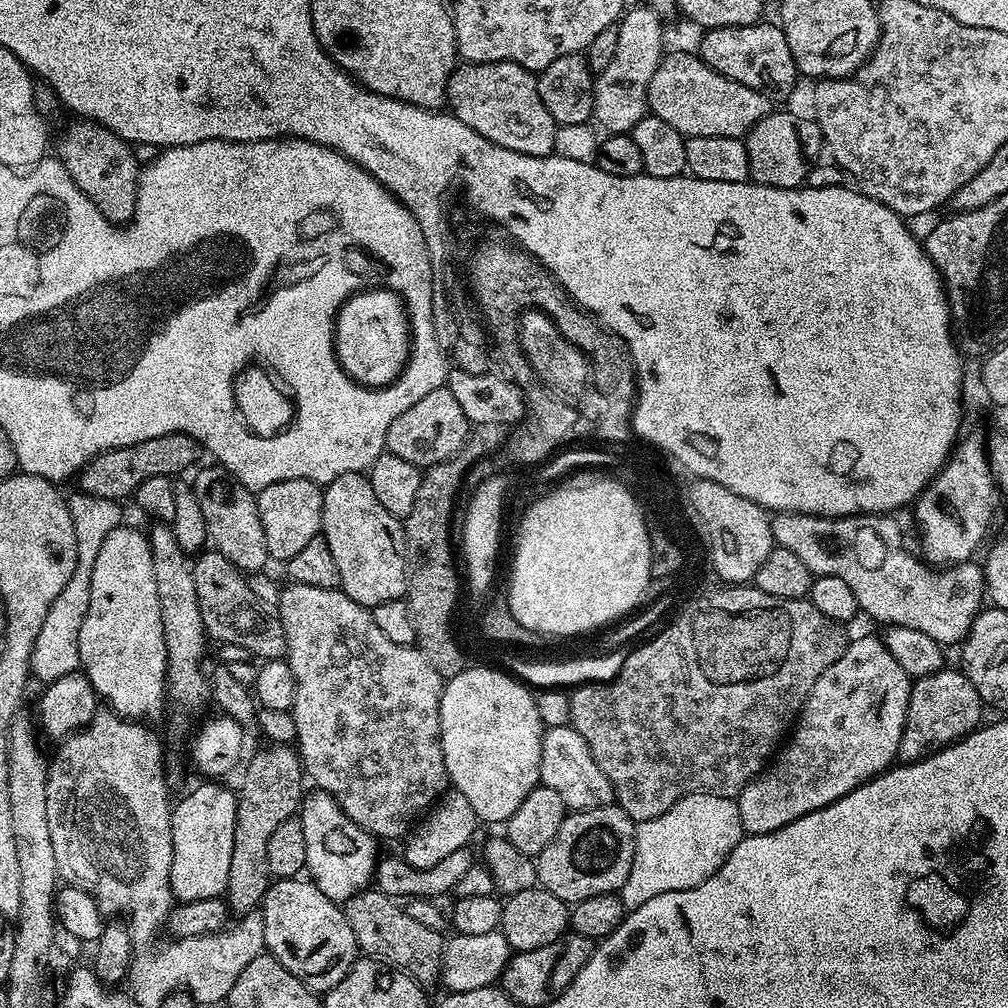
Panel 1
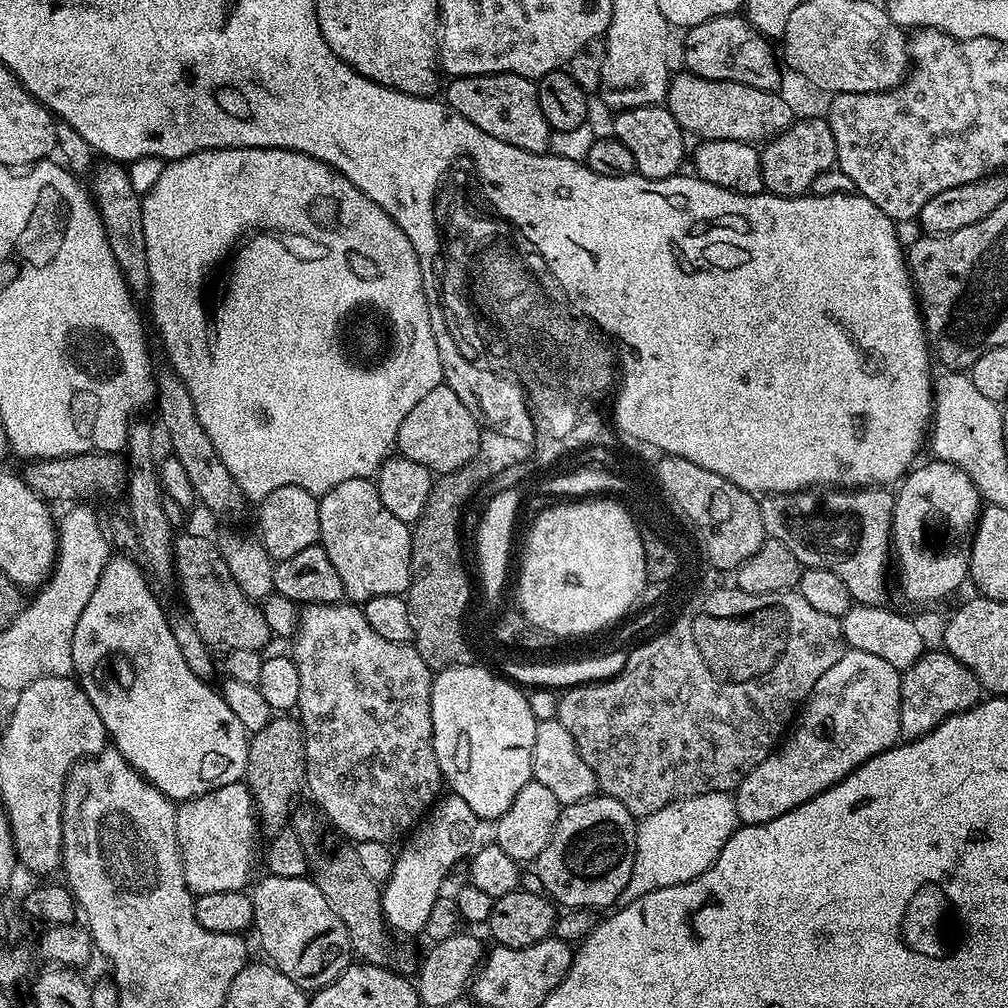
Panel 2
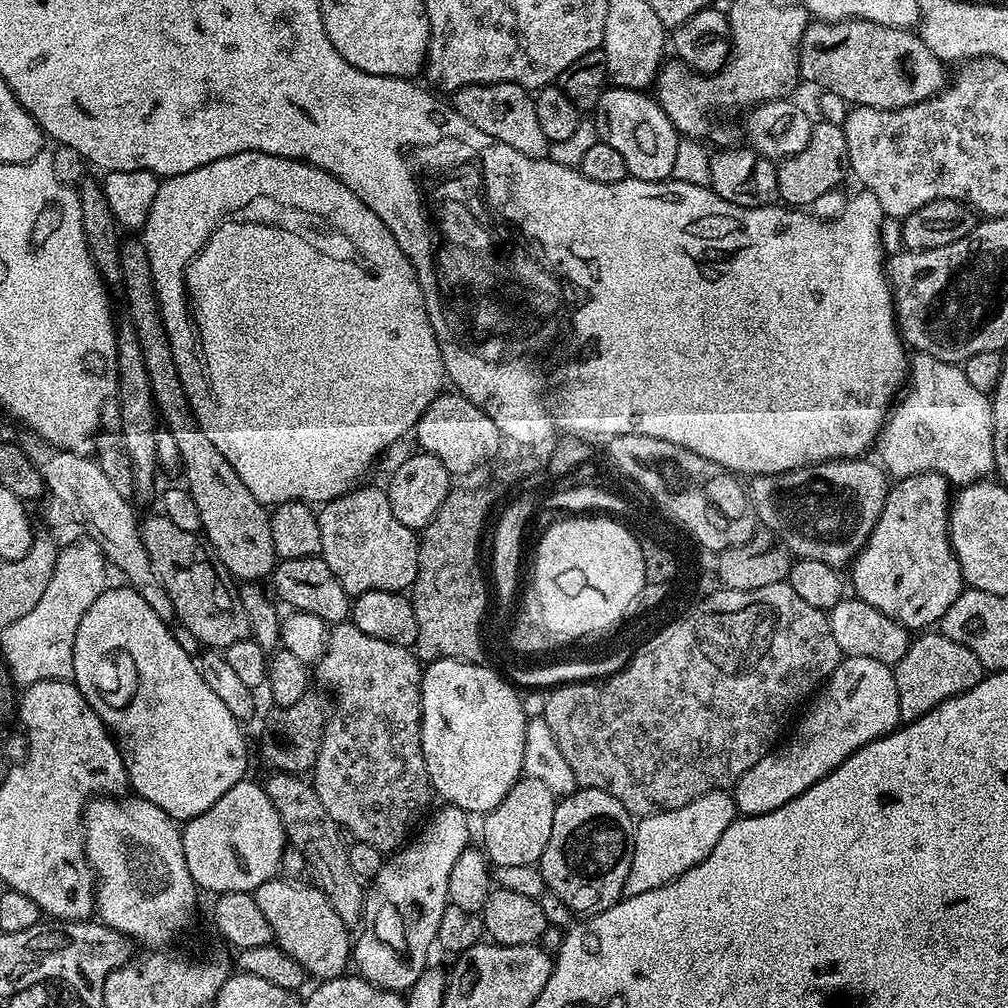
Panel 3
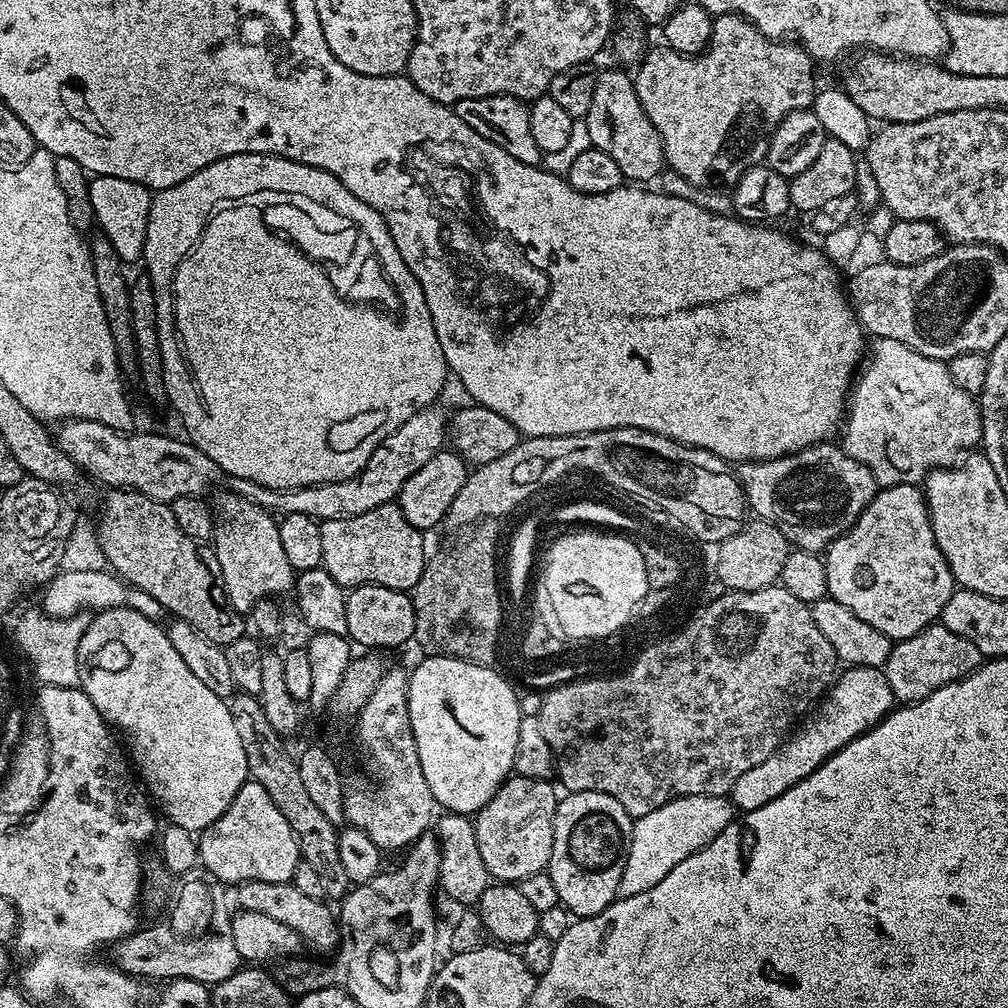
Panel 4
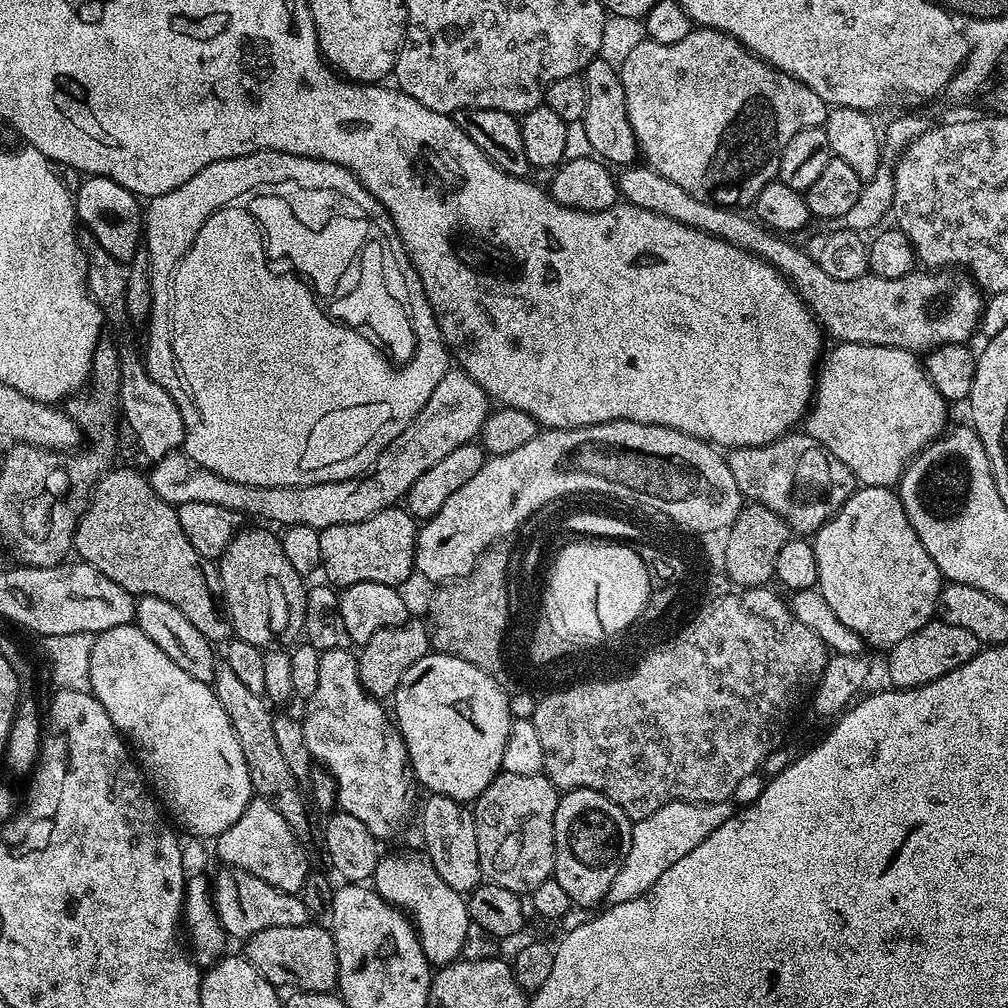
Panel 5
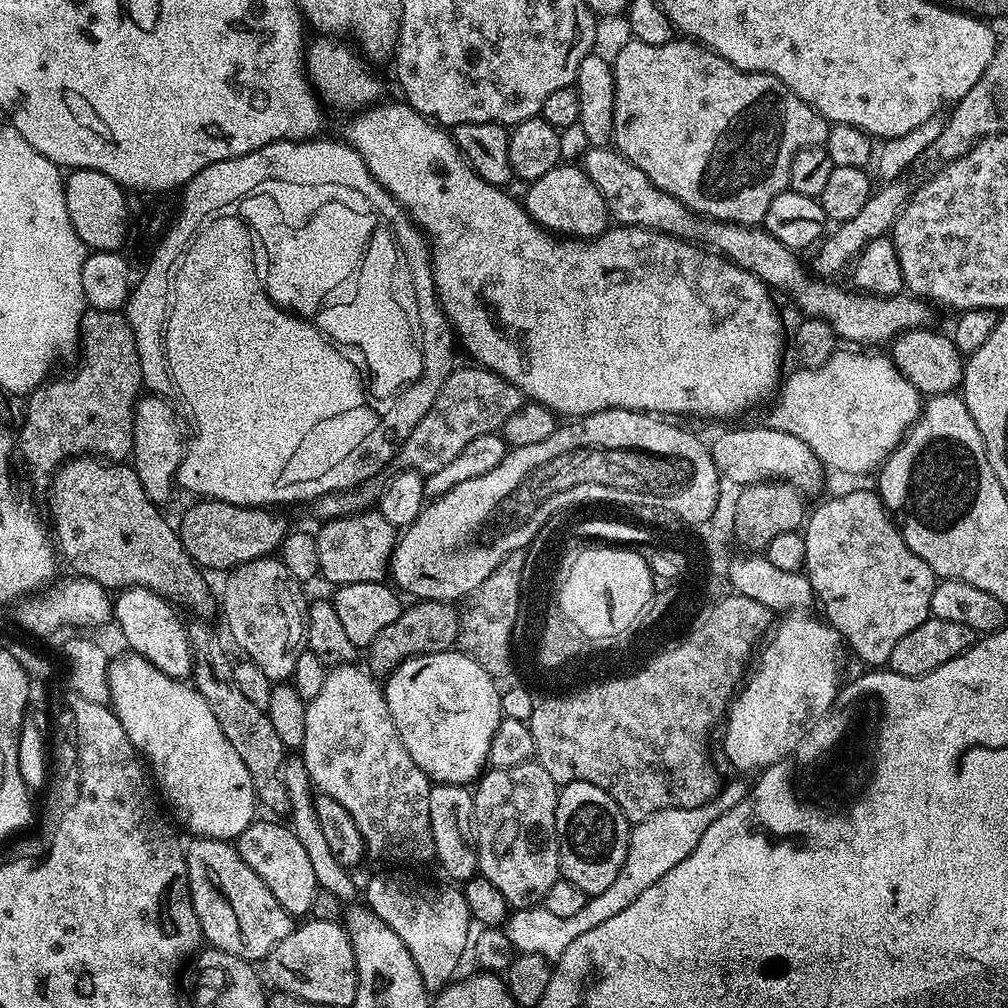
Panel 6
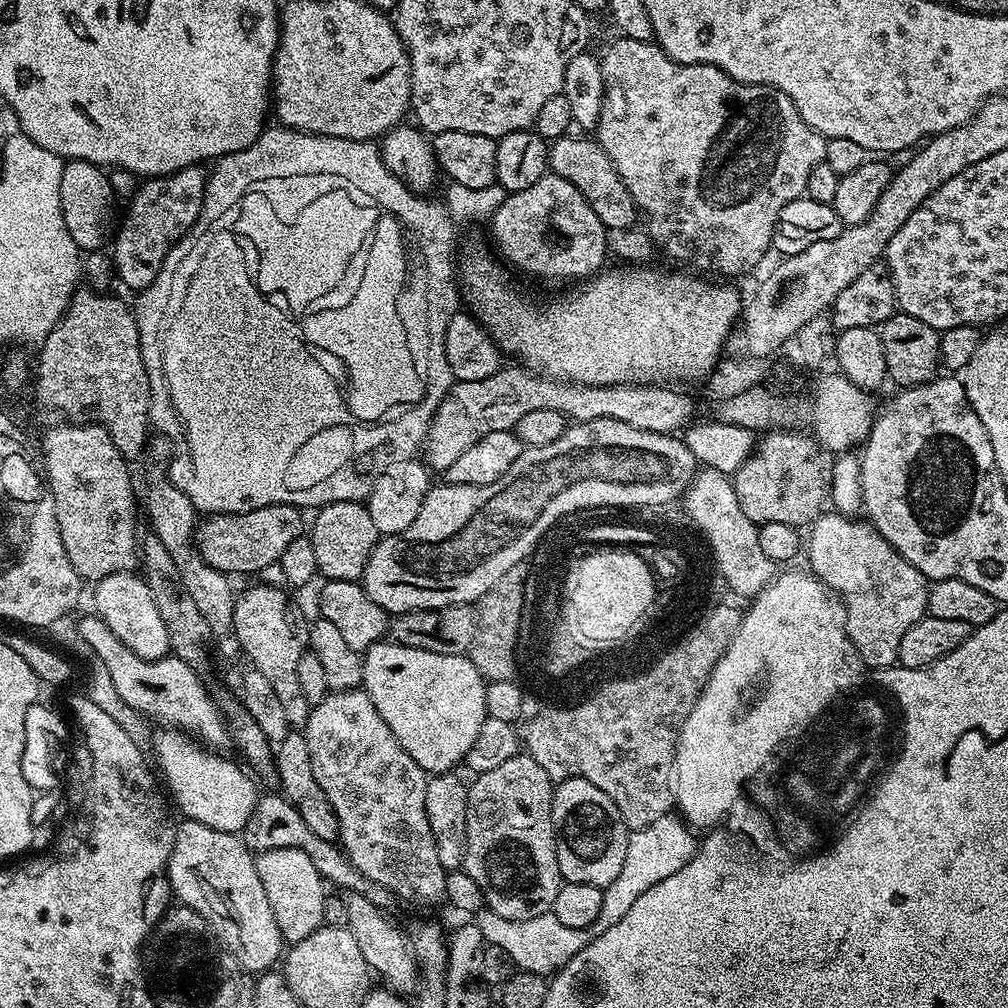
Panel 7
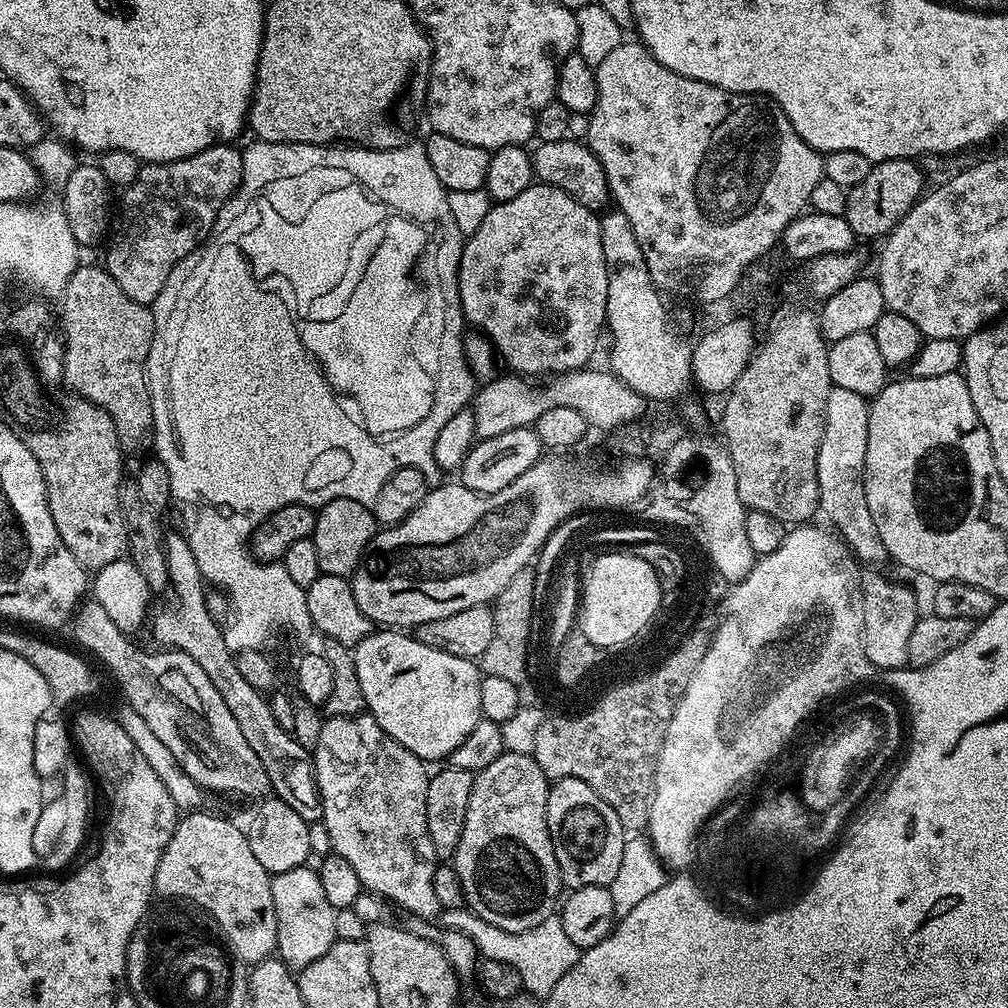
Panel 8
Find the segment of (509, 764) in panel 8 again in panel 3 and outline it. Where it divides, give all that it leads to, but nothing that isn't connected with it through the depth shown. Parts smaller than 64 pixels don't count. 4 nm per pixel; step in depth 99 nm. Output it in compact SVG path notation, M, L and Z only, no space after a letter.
M521 775L520 779L510 786L506 798L494 806L494 810L483 813L484 844L482 851L496 868L502 866L539 865L542 854L546 850L546 842L550 842L550 830L554 827L554 810L558 797L538 782L538 778Z

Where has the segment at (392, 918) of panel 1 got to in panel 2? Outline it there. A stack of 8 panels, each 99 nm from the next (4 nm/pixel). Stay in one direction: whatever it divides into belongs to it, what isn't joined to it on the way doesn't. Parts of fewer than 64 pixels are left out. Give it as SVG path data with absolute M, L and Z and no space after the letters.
M297 807L290 816L290 827L308 851L311 879L316 881L318 890L330 902L330 910L338 914L342 926L346 926L346 934L352 943L353 953L361 961L369 964L387 966L401 974L412 974L417 971L418 964L404 948L392 948L388 941L389 929L384 923L384 911L380 905L381 885L370 882L367 874L362 874L362 866L358 866L355 847L336 848L333 852L320 849L320 820L315 807Z

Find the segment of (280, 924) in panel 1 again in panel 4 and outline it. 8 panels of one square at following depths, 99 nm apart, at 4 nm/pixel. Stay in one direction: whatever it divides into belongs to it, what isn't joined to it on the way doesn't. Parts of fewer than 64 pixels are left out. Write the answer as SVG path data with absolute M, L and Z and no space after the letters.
M251 880L239 885L235 889L236 900L239 907L245 912L261 912L270 914L270 918L278 918L278 922L283 922L290 926L301 938L305 945L308 944L316 952L331 953L340 943L340 925L337 917L327 908L324 900L310 898L310 894L302 894L298 886L290 882L258 882Z

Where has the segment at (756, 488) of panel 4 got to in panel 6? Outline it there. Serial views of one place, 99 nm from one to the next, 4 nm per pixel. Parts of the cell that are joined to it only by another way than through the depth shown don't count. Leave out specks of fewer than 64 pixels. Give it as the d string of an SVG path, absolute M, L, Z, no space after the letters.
M775 426L763 427L732 428L722 433L716 441L711 441L712 457L721 477L735 486L778 479L793 484L805 494L818 491L824 484L826 469L814 450L810 450L810 446L794 434L783 432Z

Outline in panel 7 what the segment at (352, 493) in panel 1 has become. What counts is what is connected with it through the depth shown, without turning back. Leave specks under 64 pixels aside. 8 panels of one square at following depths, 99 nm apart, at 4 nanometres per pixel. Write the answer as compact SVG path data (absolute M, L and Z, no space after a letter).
M347 500L323 505L317 512L320 513L316 521L310 524L310 535L314 542L314 555L318 558L319 575L324 580L359 581L376 541L382 536L375 528L367 507L363 503Z

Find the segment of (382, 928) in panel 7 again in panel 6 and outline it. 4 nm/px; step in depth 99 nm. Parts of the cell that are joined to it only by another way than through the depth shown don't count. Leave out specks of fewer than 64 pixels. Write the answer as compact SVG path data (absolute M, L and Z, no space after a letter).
M285 759L280 773L286 786L286 794L290 798L290 810L288 811L287 819L290 821L292 833L296 835L298 842L302 842L302 847L306 850L307 856L310 857L310 867L314 869L314 878L317 885L330 890L330 894L334 894L334 898L338 898L341 902L352 902L348 900L354 899L355 896L357 899L358 884L356 888L355 882L352 881L353 873L349 869L344 868L342 862L336 861L333 852L330 850L330 845L326 843L326 838L322 834L322 830L318 827L314 785L310 774L306 770L303 759Z

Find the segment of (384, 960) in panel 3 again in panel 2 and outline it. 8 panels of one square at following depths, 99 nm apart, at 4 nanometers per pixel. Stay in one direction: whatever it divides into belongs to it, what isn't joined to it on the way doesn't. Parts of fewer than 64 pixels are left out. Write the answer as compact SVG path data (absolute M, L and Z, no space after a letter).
M444 794L432 805L427 819L403 841L404 849L395 853L392 873L380 893L384 923L393 933L416 936L427 929L430 910L434 910L434 902L442 895L440 887L443 886L448 871L473 851L472 835L476 832L476 824L478 825L478 818L474 810L470 810L462 798Z

